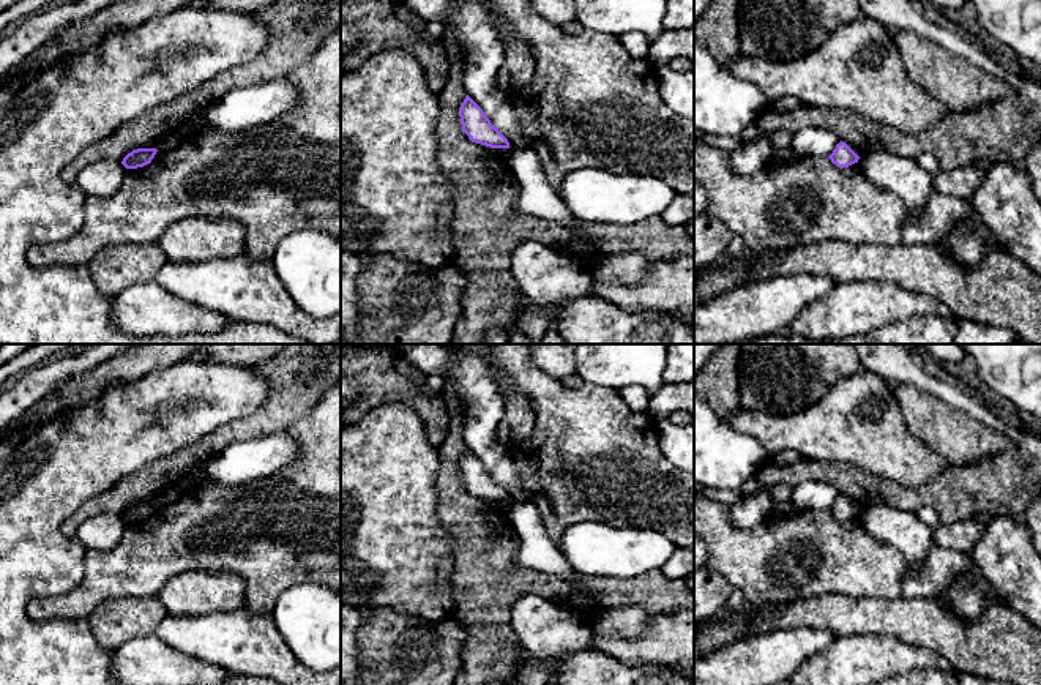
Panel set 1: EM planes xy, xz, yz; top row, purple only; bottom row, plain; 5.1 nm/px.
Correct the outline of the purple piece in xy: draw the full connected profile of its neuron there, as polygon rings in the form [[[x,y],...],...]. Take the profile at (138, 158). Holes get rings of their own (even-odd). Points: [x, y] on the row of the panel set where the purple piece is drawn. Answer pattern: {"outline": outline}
{"outline": [[[137,148],[137,150],[132,150],[131,153],[128,153],[123,158],[121,164],[126,169],[144,167],[144,166],[151,163],[151,159],[155,158],[156,152],[158,152],[156,148]]]}

